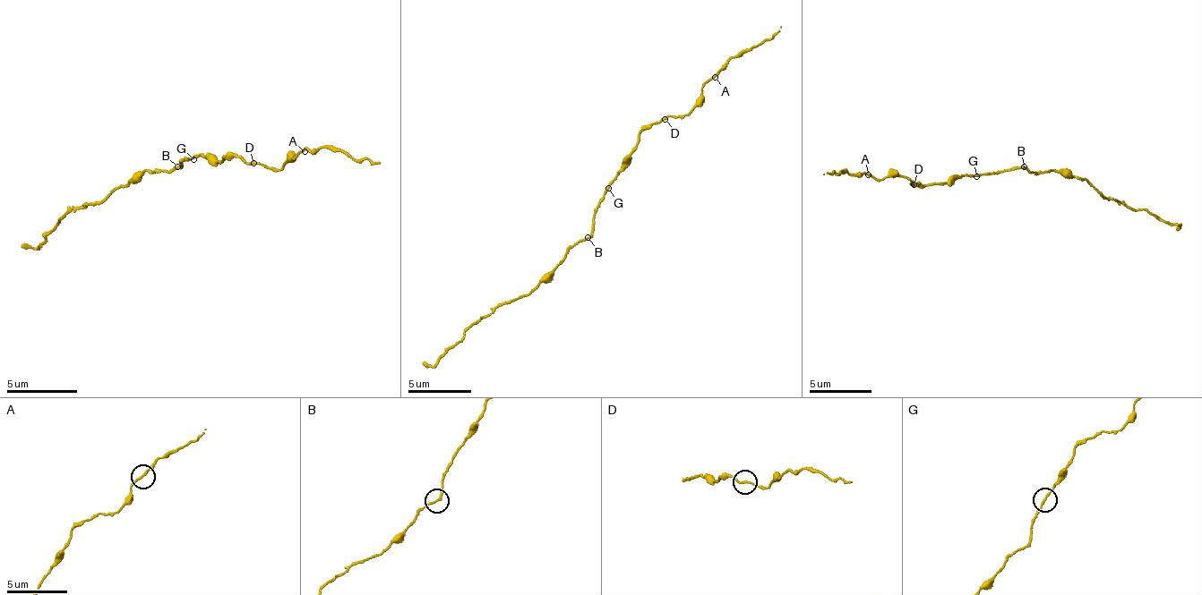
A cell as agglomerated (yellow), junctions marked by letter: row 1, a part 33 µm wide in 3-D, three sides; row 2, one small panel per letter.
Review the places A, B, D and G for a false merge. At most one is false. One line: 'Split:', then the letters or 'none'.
Split: none

